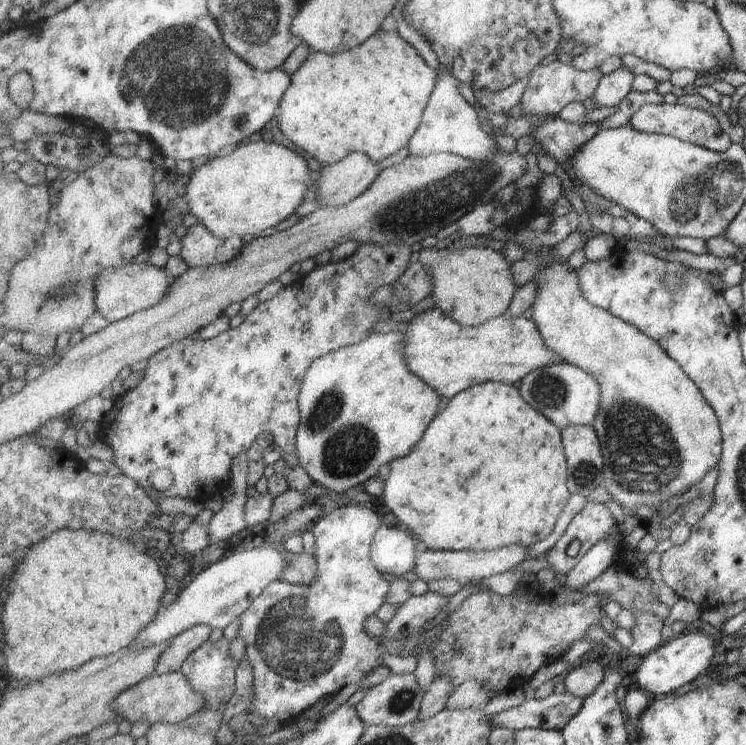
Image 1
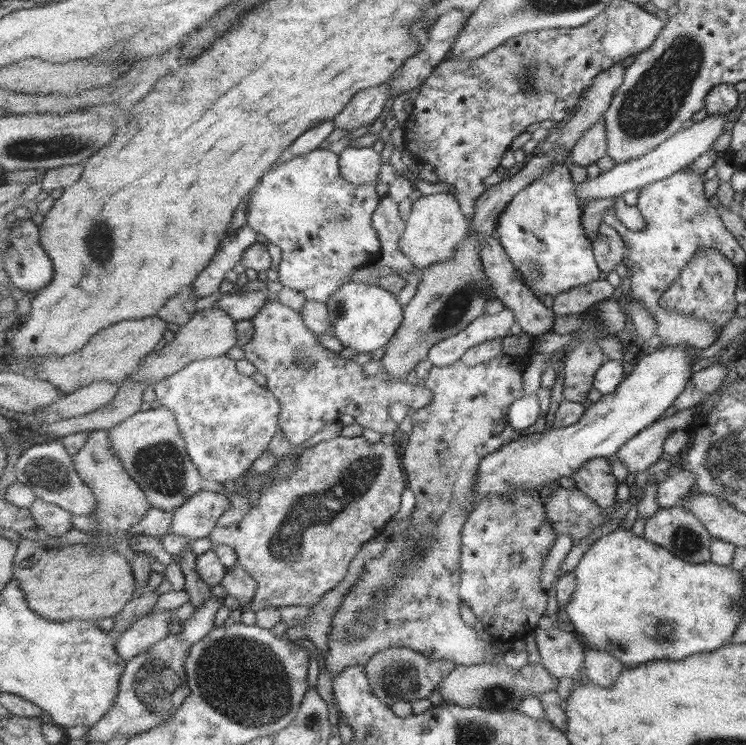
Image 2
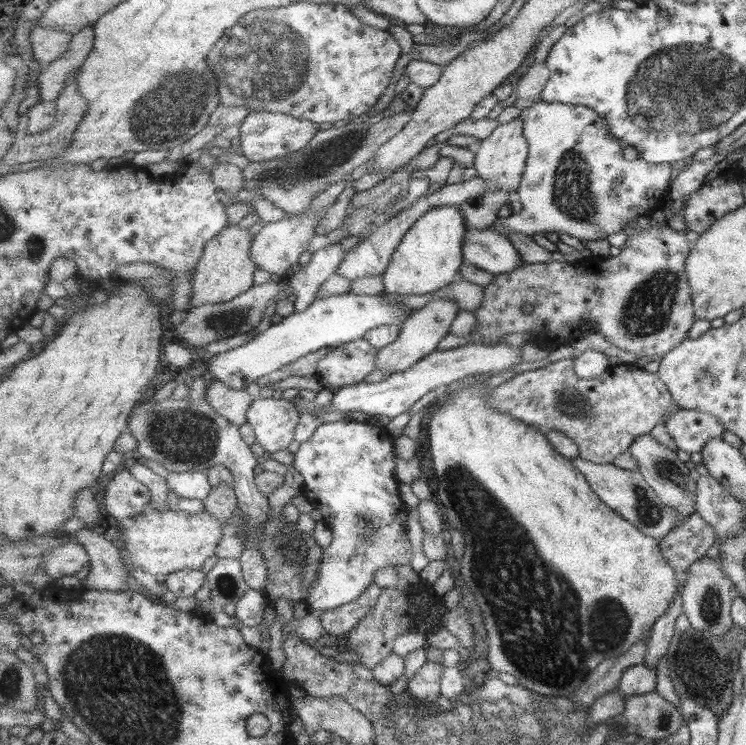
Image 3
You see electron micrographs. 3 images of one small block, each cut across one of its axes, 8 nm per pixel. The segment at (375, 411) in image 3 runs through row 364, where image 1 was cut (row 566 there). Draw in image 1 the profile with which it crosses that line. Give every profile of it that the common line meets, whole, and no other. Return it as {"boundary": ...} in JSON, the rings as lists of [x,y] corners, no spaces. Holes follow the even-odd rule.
{"boundary":[[[420,545],[419,549],[416,550],[413,572],[425,583],[431,582],[431,580],[445,580],[445,578],[454,578],[461,583],[473,580],[473,578],[489,578],[494,574],[507,572],[507,570],[519,566],[523,560],[528,559],[527,548],[521,545],[513,545],[494,551],[436,551]]]}

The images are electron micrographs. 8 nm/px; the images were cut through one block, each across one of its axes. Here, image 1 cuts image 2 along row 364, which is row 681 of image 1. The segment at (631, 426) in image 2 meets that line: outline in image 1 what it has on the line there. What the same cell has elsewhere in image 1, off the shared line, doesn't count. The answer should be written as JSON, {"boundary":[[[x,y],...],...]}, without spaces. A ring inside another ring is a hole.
{"boundary":[[[695,632],[676,635],[642,659],[636,671],[636,682],[654,699],[675,692],[679,686],[701,680],[718,660],[713,652],[713,639]]]}

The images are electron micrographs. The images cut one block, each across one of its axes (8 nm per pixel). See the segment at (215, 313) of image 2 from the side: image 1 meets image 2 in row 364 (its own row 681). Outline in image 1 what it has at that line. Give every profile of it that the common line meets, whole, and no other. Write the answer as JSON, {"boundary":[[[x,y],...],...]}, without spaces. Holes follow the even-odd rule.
{"boundary":[[[181,671],[150,676],[128,691],[125,690],[116,698],[114,704],[114,711],[126,719],[131,726],[137,722],[147,722],[150,726],[161,722],[169,724],[181,722],[203,708],[205,708],[204,695],[192,688],[188,678]]]}

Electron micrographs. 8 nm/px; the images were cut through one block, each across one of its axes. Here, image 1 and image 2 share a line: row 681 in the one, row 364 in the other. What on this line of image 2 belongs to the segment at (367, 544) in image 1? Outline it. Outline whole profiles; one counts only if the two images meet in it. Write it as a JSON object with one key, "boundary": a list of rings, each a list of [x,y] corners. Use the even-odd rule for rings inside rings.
{"boundary":[[[269,300],[259,311],[259,314],[252,319],[255,324],[255,335],[244,346],[245,358],[267,378],[265,386],[280,401],[282,405],[280,428],[291,444],[299,447],[309,438],[313,439],[315,434],[325,430],[325,426],[339,422],[343,414],[353,416],[363,428],[393,435],[399,429],[398,422],[395,422],[389,413],[391,404],[399,402],[417,411],[433,401],[433,392],[424,386],[411,384],[407,380],[385,379],[379,375],[367,376],[363,372],[363,366],[357,364],[355,360],[343,358],[337,352],[323,348],[321,340],[307,327],[300,312],[293,307]]]}

